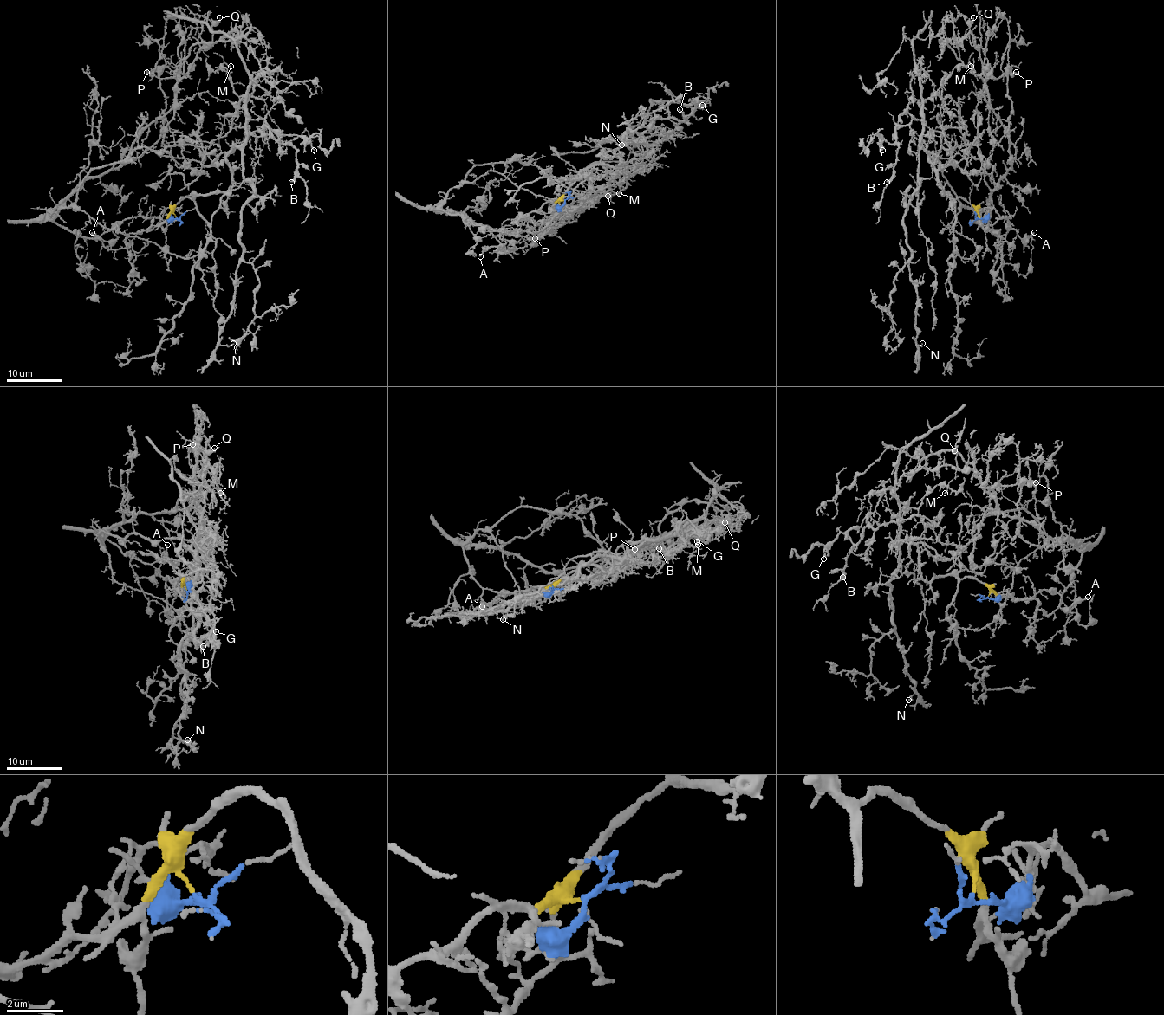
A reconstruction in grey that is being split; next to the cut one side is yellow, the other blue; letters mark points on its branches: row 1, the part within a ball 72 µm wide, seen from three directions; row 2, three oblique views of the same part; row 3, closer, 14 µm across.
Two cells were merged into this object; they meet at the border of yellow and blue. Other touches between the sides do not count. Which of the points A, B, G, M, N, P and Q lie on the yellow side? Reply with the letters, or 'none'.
B, G, M, N

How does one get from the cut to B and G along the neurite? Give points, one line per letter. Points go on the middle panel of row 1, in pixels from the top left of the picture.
B: (564, 200), (586, 169), (614, 166), (623, 145), (651, 136), (657, 118), (685, 119), (679, 108)
G: (564, 200), (586, 169), (614, 166), (623, 145), (651, 136), (673, 100), (702, 104)

